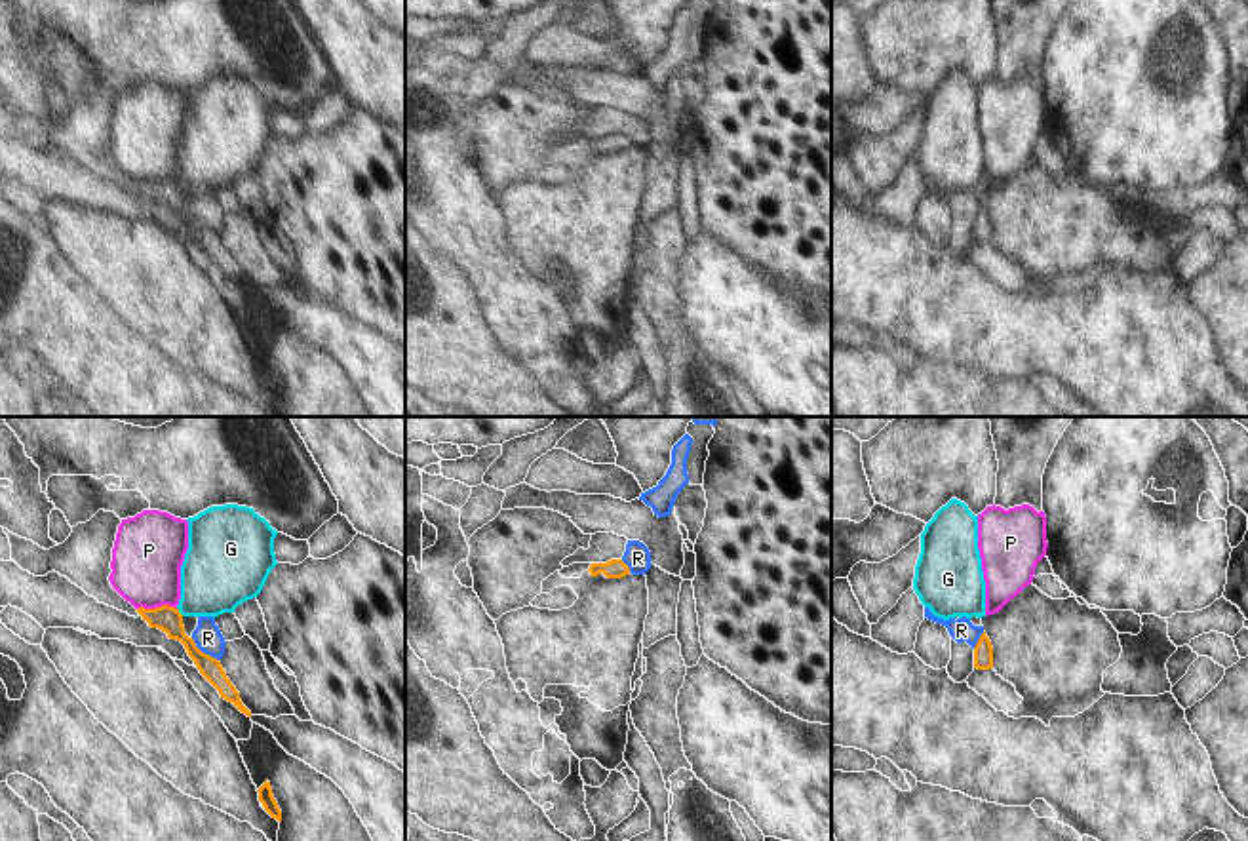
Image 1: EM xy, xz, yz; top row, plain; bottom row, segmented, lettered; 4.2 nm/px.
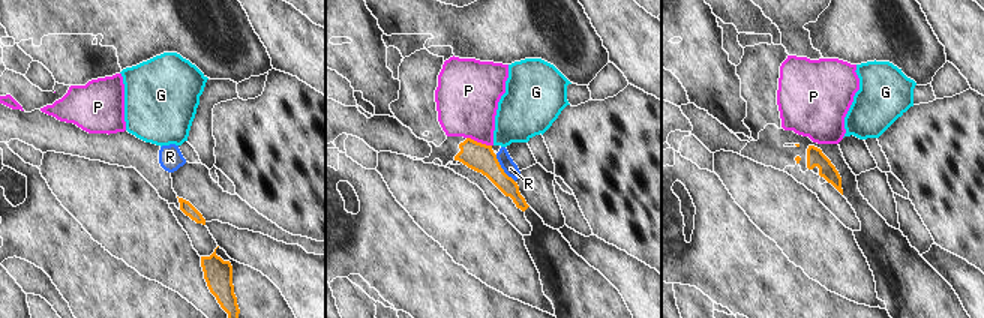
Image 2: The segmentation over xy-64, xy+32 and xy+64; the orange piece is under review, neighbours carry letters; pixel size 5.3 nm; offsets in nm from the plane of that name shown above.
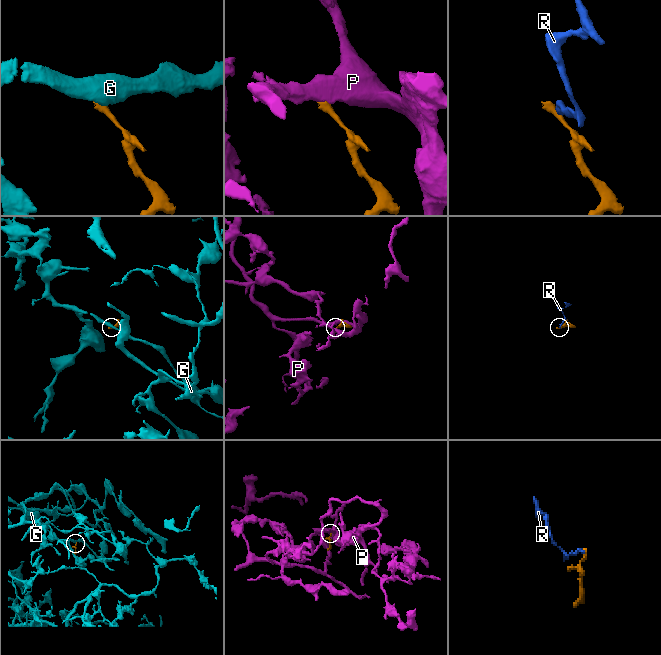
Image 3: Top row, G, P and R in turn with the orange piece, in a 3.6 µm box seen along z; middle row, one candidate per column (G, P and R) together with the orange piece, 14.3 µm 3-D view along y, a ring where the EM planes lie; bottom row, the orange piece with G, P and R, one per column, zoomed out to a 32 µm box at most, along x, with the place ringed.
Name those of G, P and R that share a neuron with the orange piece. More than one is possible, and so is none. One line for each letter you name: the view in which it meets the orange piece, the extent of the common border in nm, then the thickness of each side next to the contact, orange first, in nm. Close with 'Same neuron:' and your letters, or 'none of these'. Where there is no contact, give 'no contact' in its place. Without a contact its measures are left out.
Same neuron: none of these

